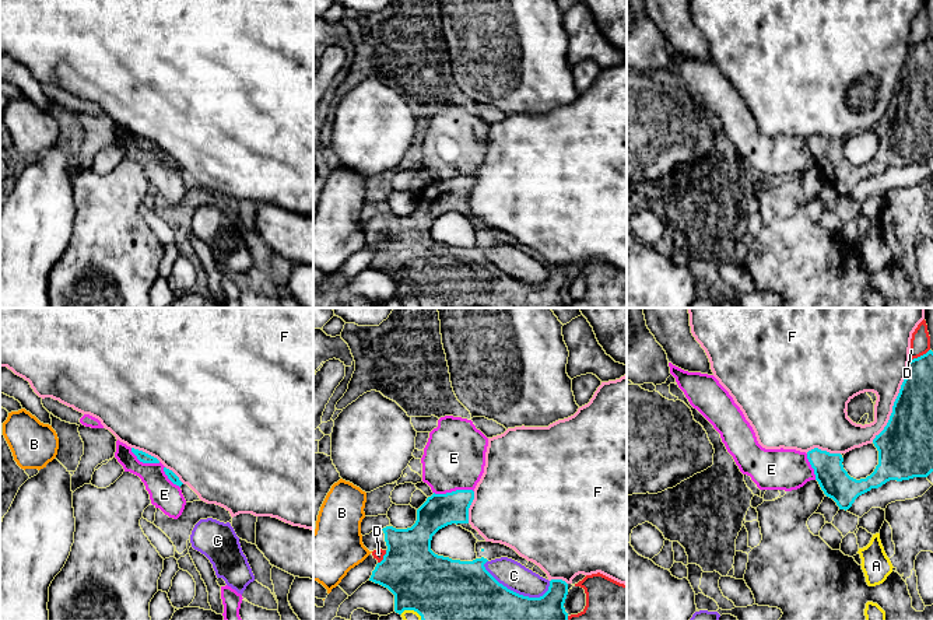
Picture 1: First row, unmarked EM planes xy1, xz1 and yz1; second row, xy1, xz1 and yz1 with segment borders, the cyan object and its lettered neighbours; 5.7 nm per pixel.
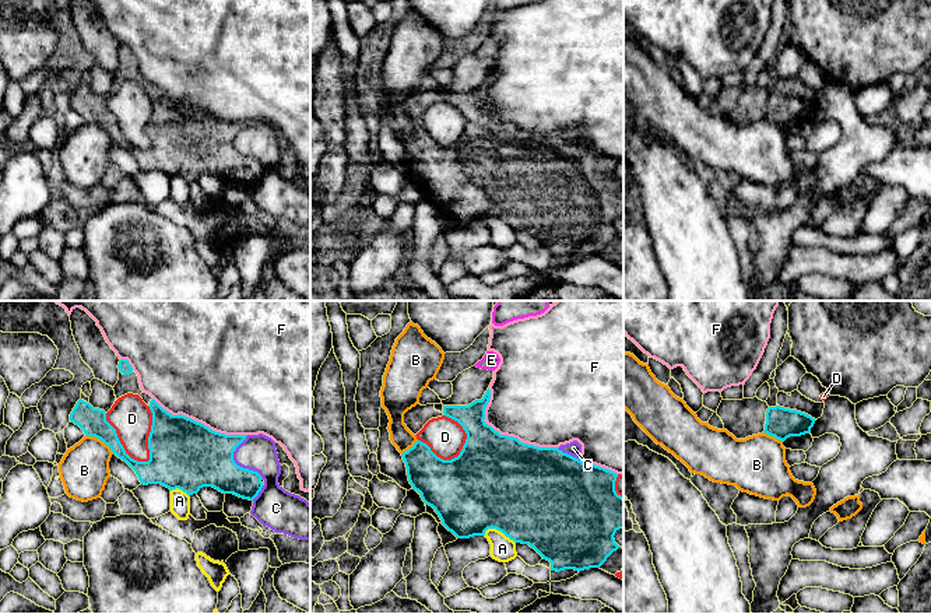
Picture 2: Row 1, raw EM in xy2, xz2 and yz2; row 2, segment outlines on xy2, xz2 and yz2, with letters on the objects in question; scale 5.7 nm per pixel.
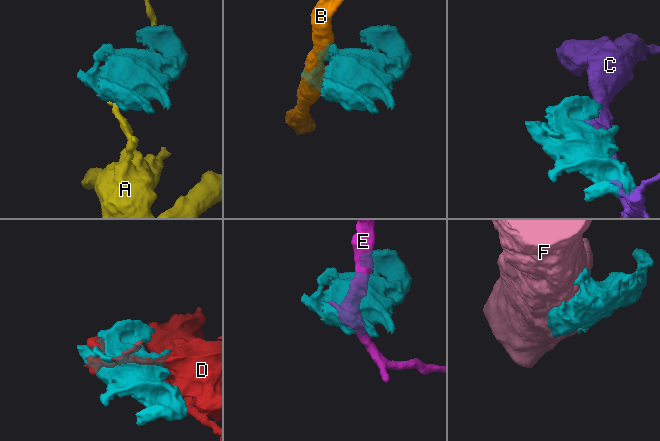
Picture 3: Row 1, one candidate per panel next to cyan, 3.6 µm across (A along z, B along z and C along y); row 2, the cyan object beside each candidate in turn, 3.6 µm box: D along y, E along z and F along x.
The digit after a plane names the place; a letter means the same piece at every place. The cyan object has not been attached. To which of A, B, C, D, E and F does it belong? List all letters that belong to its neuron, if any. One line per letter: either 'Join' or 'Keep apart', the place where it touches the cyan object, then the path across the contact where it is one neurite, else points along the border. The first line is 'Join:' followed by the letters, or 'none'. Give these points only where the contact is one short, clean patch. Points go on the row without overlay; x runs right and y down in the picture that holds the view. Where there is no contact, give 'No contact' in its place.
Join: none
A: Keep apart. Touches cyan at xz2 (499, 217)
B: Keep apart. Touches cyan at xy2 (101, 126). Boundary: xy2 (85, 120), (99, 125), (113, 140)
C: Keep apart. Touches cyan at xz1 (515, 279)
D: Keep apart. Touches cyan at xy2 (120, 130)
E: Keep apart. Touches cyan at xz1 (453, 178)
F: Keep apart. Touches cyan at xz2 (505, 122)

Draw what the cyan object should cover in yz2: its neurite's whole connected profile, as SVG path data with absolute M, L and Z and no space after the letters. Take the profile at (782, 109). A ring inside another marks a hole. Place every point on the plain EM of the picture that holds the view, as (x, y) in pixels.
M780 92L769 94L766 98L765 120L784 129L790 123L801 123L811 119L815 110L811 102L784 95Z

